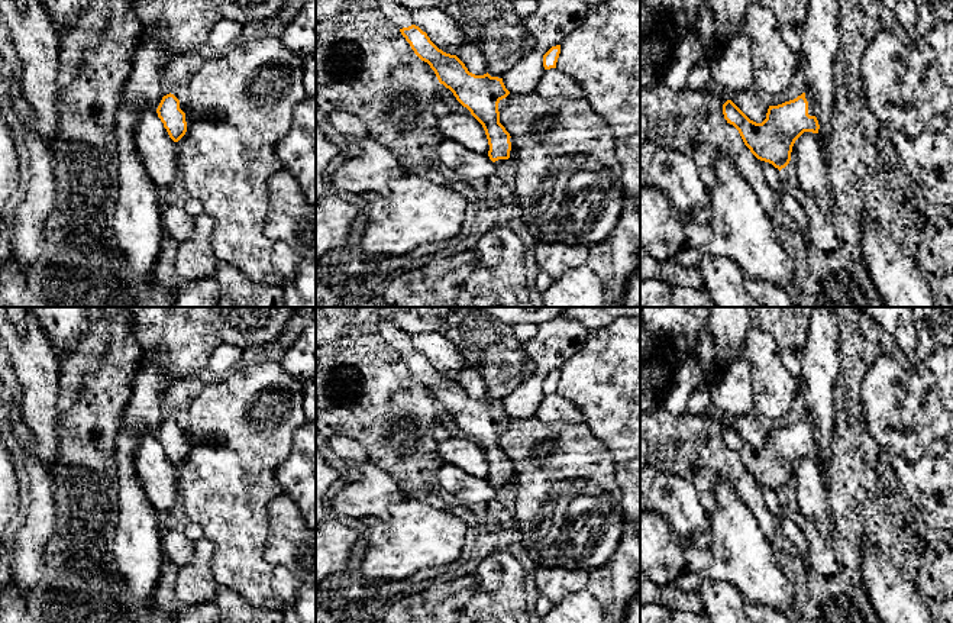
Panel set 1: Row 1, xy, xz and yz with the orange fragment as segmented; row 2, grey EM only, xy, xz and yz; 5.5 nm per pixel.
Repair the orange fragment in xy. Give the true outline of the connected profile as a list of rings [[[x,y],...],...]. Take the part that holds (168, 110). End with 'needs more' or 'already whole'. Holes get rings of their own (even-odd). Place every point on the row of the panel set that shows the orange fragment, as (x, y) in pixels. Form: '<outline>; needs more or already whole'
[[[174,94],[162,97],[158,109],[158,117],[164,123],[169,138],[178,142],[190,126],[190,114],[187,106],[184,106]]]; needs more

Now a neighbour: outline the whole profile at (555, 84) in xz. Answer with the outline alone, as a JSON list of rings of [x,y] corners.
[[[558,68],[545,70],[536,93],[549,100],[582,100],[585,97],[578,81]]]

